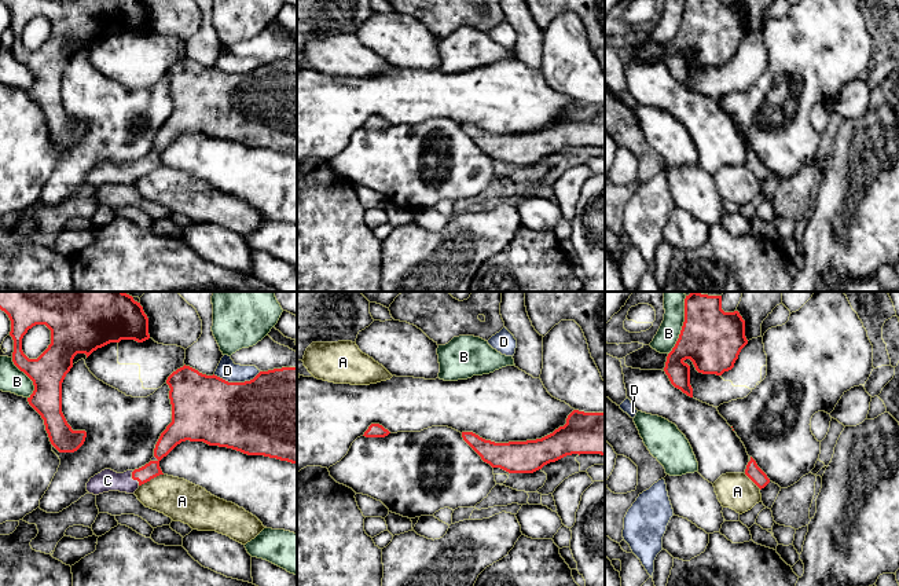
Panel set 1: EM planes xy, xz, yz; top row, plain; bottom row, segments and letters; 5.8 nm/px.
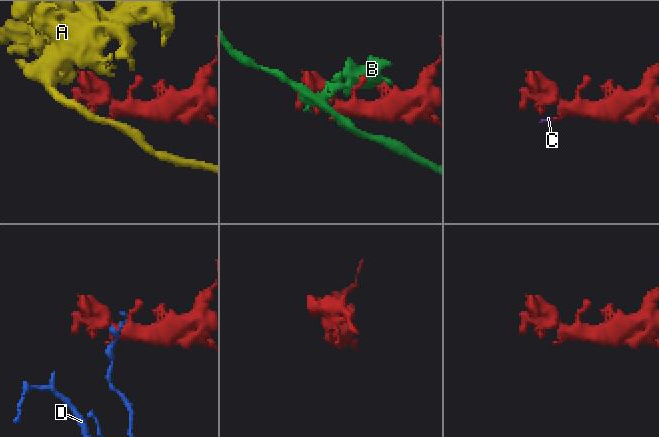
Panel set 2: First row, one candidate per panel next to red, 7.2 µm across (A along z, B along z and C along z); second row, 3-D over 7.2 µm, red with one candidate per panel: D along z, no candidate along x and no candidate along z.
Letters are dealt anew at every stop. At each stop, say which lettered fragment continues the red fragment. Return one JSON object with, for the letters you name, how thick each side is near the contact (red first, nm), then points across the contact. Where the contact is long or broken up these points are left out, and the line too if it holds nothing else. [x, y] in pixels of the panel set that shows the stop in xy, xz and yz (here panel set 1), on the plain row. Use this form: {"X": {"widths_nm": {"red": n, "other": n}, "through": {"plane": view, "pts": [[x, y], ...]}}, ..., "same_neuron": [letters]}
{"C": {"widths_nm": {"red": 90, "other": 130}, "through": {"plane": "xy", "pts": [[162, 139], [158, 152], [134, 171], [107, 172]]}}, "same_neuron": ["C"]}

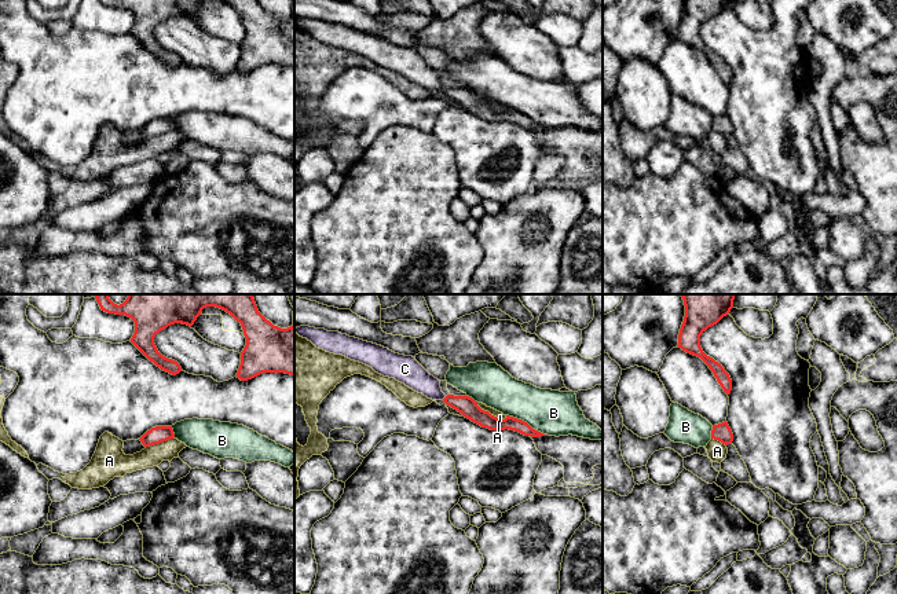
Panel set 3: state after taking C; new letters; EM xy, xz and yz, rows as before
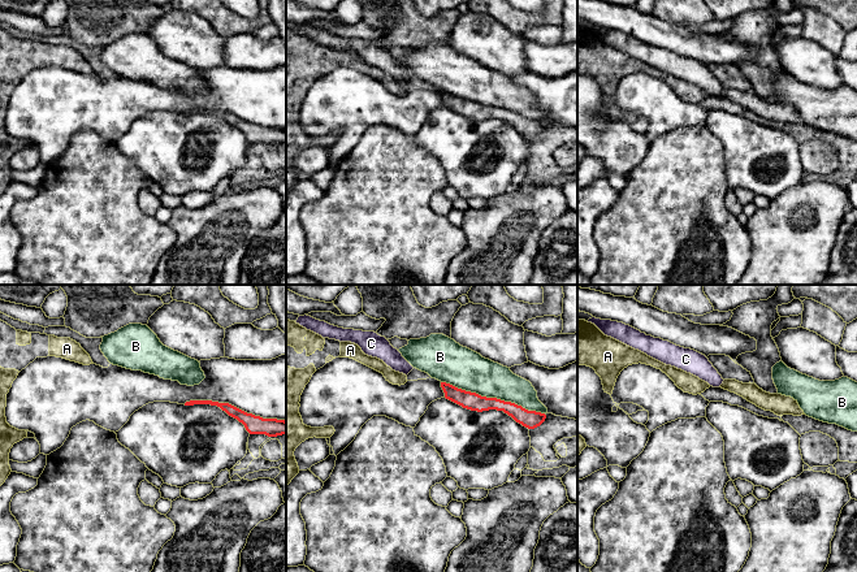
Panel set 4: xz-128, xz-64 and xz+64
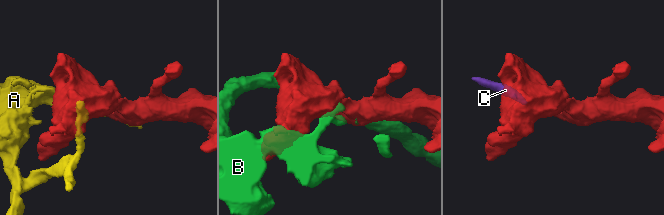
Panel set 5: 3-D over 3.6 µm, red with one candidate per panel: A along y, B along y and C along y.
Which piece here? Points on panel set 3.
{"C": {"widths_nm": {"red": 110, "other": 150}, "through": {"plane": "xz", "pts": [[467, 98], [445, 90], [410, 65]]}}, "same_neuron": ["C"]}

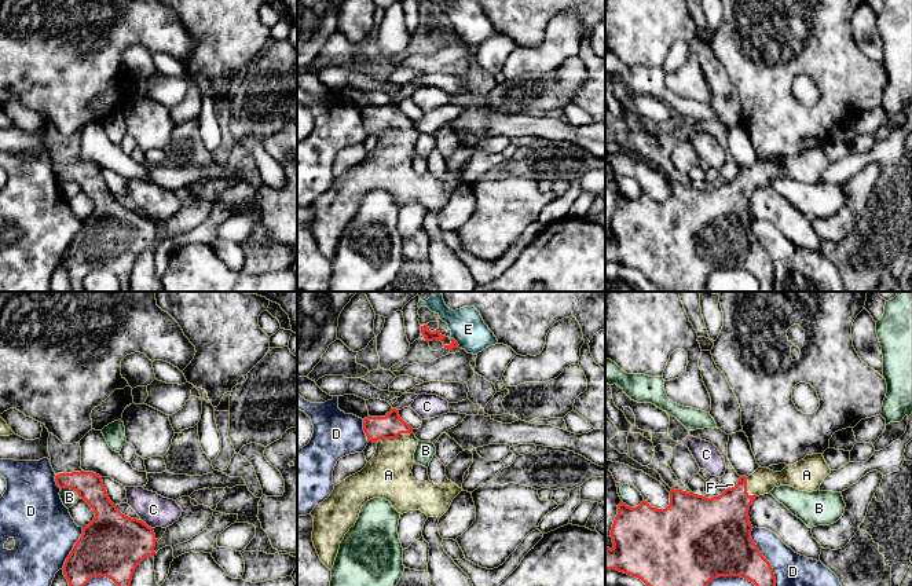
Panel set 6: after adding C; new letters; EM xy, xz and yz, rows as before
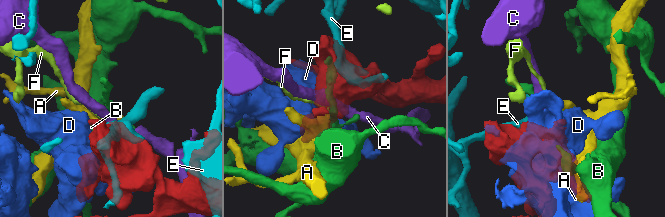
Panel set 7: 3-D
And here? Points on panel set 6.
{"A": {"widths_nm": {"red": 140, "other": 280}, "through": {"plane": "xz", "pts": [[389, 118], [394, 129], [394, 153], [388, 167]]}}, "same_neuron": ["A"]}

